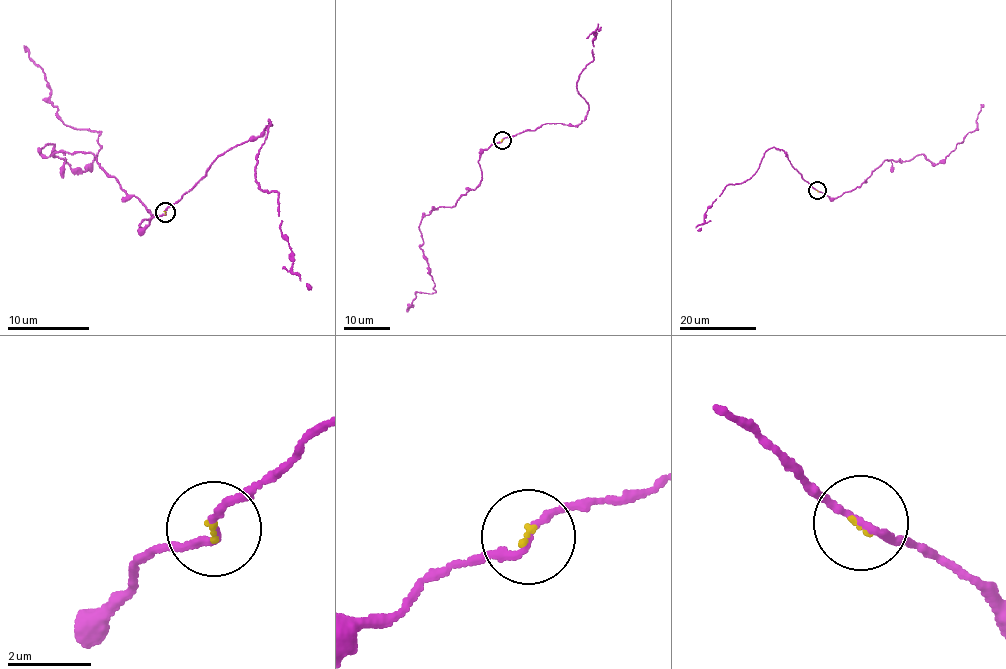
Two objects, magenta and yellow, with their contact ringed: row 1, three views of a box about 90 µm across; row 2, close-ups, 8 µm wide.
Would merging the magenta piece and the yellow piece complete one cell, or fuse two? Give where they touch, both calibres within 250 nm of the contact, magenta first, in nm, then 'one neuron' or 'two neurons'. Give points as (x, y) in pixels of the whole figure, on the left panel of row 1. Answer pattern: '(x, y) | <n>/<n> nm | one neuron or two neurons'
(165, 212) | 150/70 nm | one neuron

